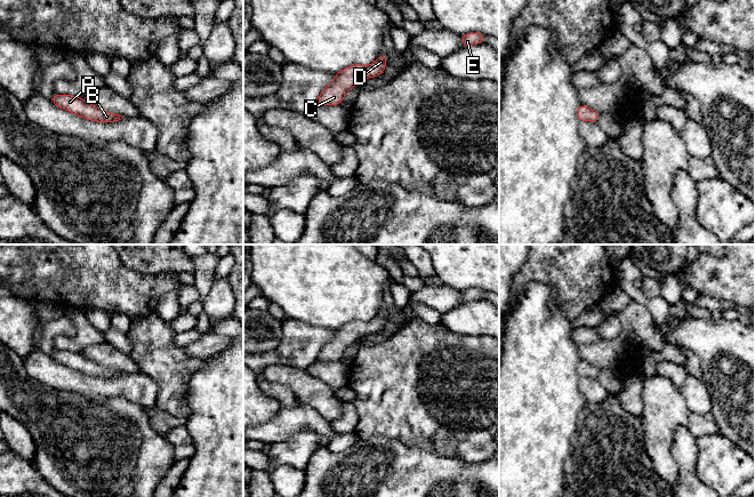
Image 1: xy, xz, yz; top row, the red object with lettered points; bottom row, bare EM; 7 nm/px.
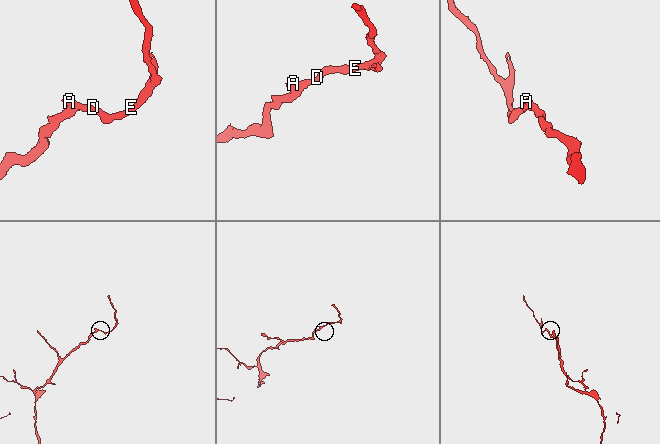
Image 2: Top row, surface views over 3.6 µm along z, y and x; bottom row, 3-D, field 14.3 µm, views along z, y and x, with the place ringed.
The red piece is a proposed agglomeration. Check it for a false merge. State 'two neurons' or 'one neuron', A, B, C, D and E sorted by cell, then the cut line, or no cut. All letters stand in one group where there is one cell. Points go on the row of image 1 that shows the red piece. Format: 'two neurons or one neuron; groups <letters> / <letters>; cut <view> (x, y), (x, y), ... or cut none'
one neuron; groups A B C D E; cut none

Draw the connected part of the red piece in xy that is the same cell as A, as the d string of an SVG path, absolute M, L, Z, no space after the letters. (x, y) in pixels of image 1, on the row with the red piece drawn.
M55 94L50 99L57 107L78 114L87 120L114 122L123 118L122 115L112 114L97 109L78 96Z

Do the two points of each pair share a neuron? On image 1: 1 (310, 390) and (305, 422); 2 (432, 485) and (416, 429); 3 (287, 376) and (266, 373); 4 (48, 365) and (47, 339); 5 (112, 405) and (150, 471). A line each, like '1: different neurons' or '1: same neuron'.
1: different neurons
2: different neurons
3: same neuron
4: different neurons
5: same neuron

